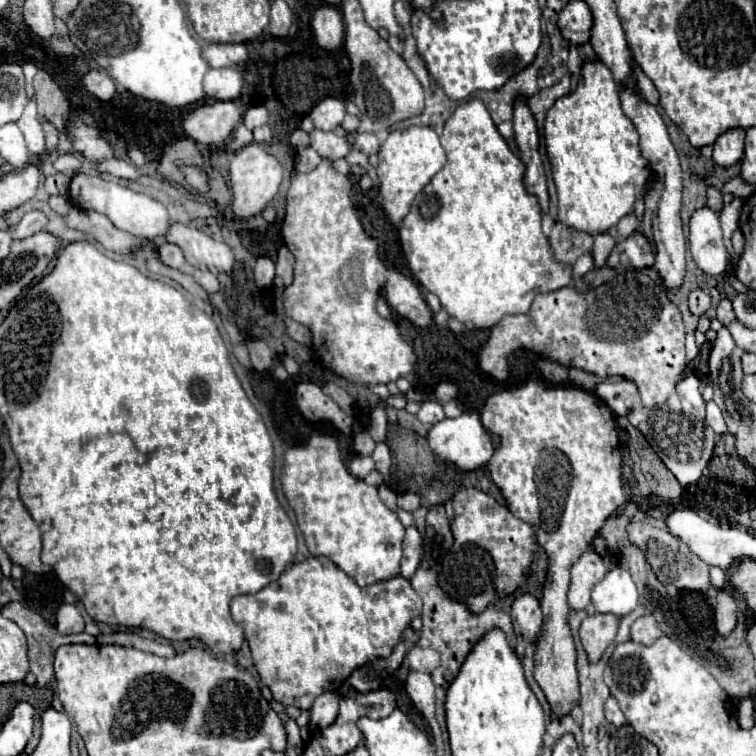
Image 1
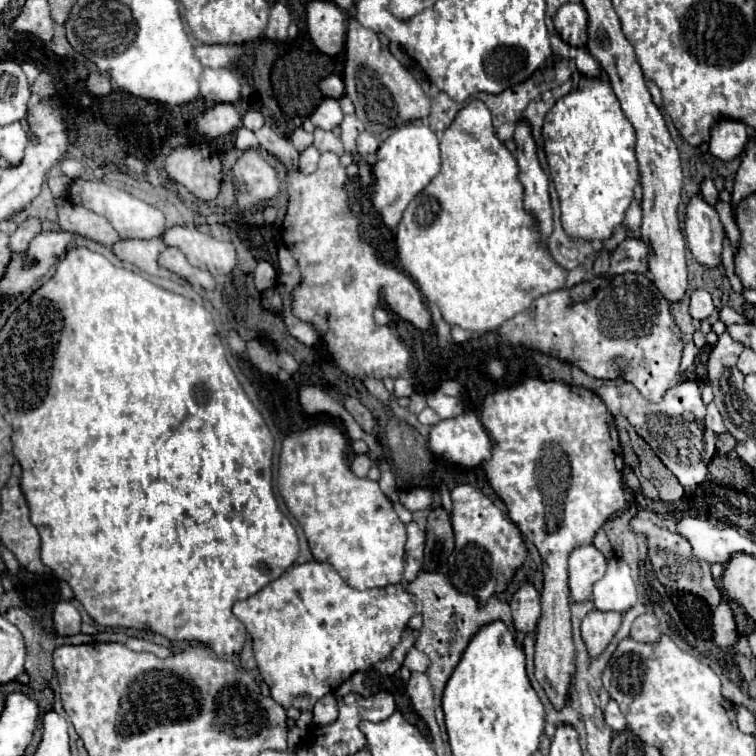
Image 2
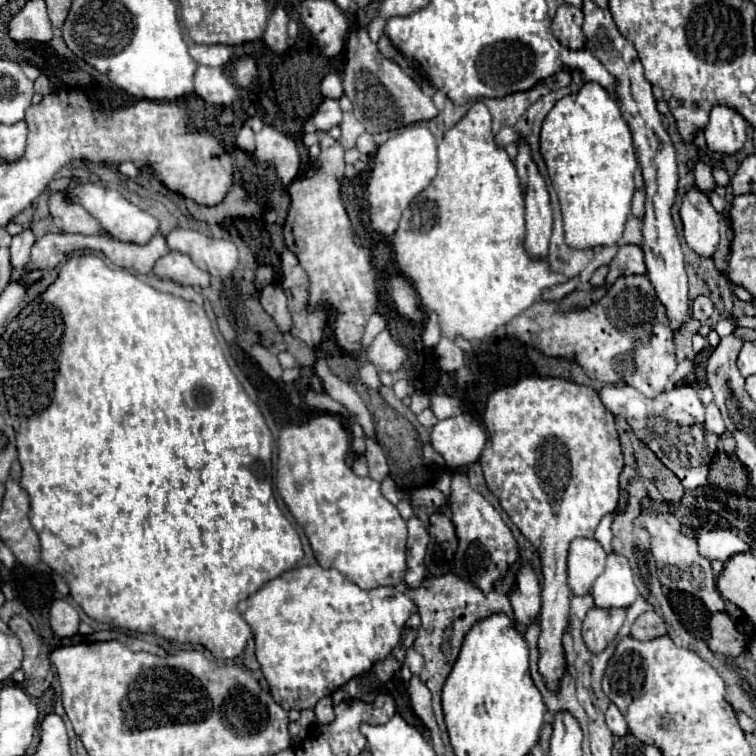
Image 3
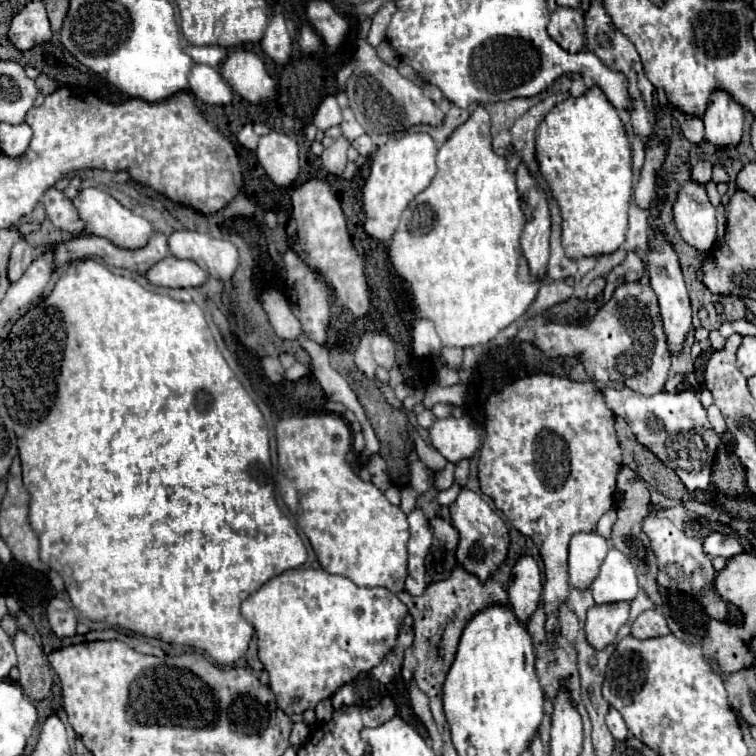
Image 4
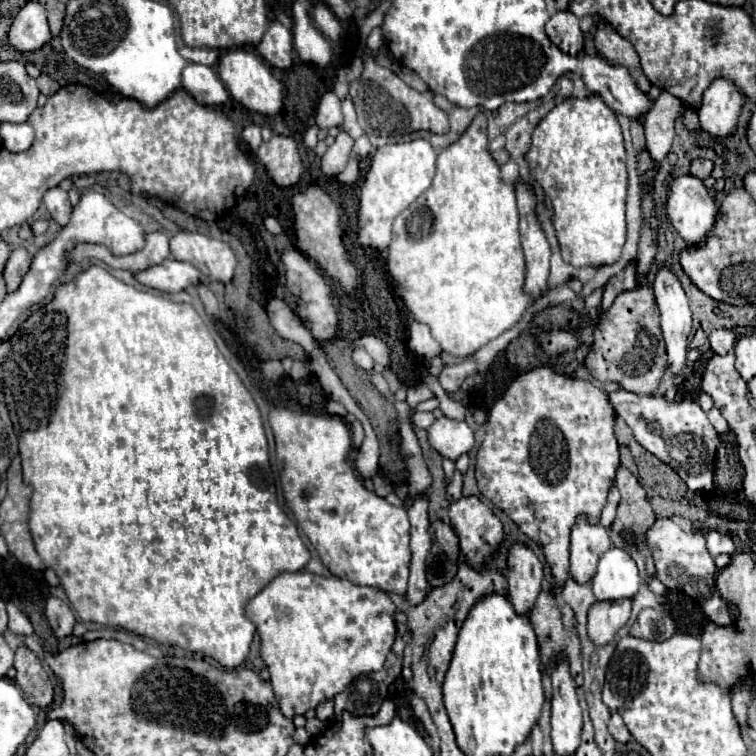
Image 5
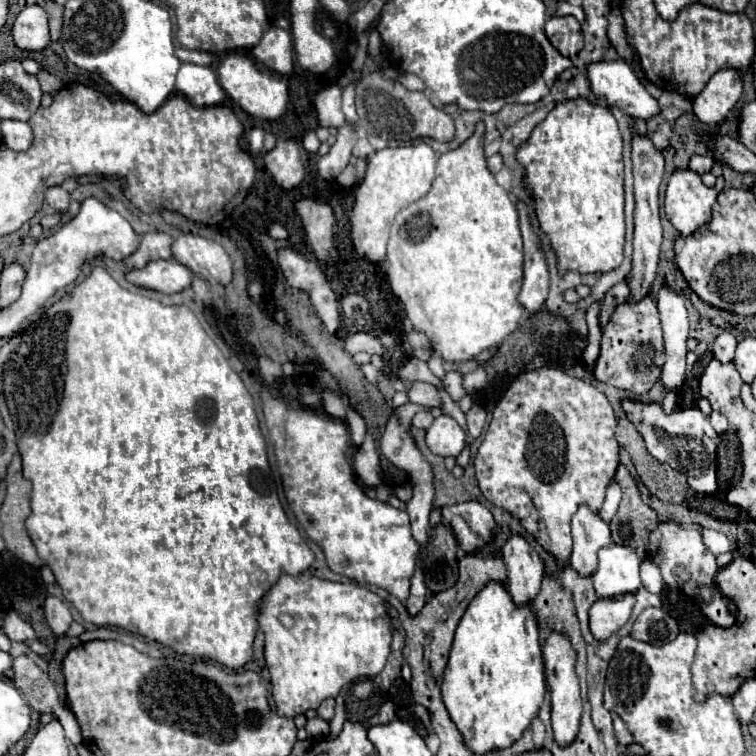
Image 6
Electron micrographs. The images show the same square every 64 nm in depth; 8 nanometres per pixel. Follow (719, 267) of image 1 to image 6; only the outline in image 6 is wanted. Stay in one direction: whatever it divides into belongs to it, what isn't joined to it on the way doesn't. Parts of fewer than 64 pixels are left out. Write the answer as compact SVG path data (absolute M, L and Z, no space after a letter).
M676 170L666 190L666 216L682 236L692 236L712 218L718 192L702 184L692 170Z

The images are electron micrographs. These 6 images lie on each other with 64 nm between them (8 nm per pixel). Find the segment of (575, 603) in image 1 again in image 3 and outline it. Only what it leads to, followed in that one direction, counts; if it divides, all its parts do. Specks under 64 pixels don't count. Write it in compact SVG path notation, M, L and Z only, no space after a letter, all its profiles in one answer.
M578 538L570 546L568 584L576 596L590 592L596 578L604 572L606 552L594 538Z

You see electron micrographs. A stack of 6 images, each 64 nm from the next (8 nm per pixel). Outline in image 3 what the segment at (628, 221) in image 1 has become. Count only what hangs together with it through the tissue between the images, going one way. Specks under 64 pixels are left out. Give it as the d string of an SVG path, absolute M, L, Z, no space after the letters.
M644 188L636 190L634 200L632 200L632 216L642 218L644 216Z

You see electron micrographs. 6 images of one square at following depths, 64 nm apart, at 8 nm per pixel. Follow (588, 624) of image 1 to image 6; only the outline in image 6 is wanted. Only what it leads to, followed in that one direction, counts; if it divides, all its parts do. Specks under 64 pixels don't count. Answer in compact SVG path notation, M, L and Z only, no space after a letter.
M634 594L596 600L590 608L592 636L596 636L596 640L608 640L608 636L616 634L628 622L634 602Z

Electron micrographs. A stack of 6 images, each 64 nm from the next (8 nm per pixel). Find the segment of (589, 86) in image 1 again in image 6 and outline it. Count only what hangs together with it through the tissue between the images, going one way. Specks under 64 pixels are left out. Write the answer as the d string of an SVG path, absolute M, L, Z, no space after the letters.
M574 98L574 100L566 100L566 102L560 102L554 106L554 110L546 116L544 122L540 122L532 136L528 138L526 144L522 144L518 148L518 154L516 154L518 162L524 166L524 172L526 172L526 184L528 188L534 192L534 200L536 200L536 214L538 214L538 220L540 220L540 226L542 230L550 236L552 240L552 248L556 250L556 256L558 256L558 270L560 274L568 272L568 270L576 270L576 272L596 272L596 274L602 274L602 272L608 272L608 270L614 270L620 266L622 262L622 250L624 250L624 164L622 164L622 134L618 130L618 122L614 118L614 114L606 108L606 106L600 106L600 104L592 104L588 102L586 98Z

